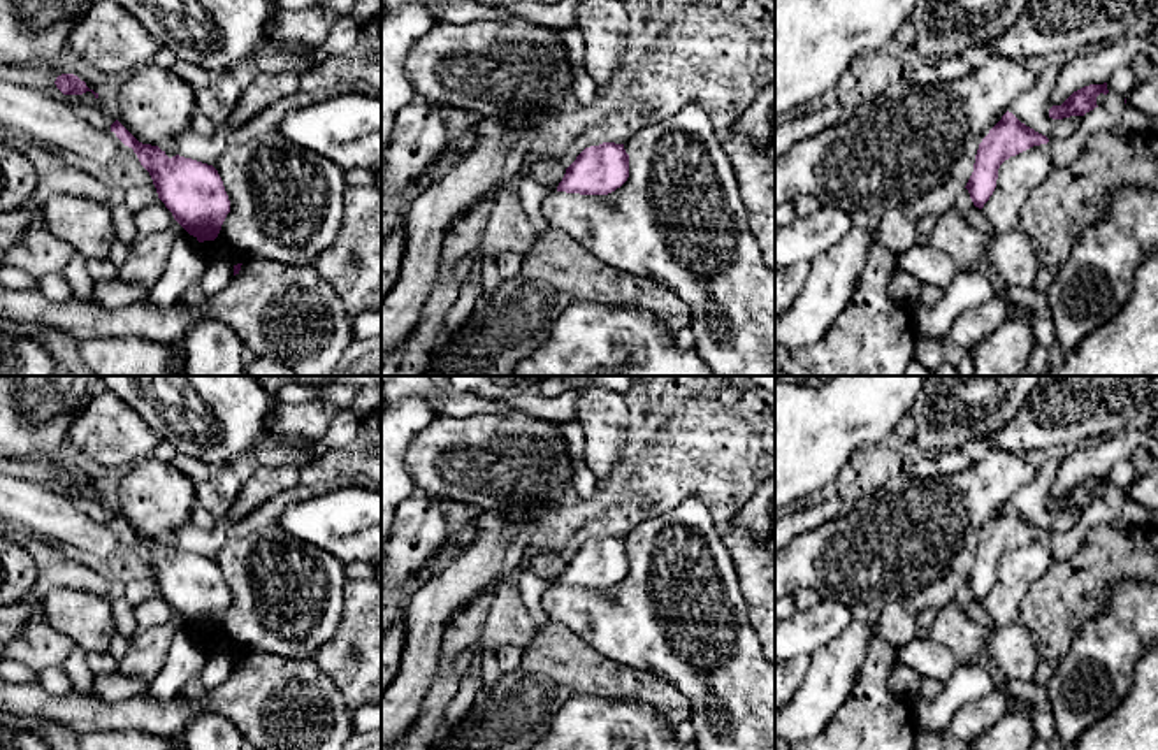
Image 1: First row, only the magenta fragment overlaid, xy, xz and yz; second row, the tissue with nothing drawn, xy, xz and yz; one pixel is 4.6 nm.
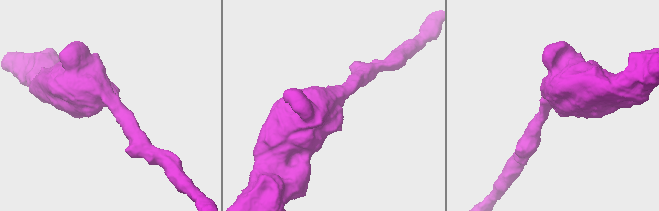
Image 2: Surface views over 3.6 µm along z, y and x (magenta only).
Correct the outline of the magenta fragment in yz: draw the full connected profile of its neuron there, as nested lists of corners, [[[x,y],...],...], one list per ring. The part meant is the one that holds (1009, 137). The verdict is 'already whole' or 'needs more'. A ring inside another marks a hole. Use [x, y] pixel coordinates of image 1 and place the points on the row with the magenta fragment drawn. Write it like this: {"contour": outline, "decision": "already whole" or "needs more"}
{"contour": [[[1007,111],[979,144],[973,172],[965,186],[973,206],[982,209],[989,200],[996,188],[998,169],[1005,160],[1047,142],[1046,135],[1026,126]]], "decision": "already whole"}

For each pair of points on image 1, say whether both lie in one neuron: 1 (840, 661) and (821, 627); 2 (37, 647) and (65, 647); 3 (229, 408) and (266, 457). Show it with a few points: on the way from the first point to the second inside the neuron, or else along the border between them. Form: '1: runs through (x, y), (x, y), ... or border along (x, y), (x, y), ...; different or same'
1: border along (854, 617), (835, 636), (809, 654); different
2: runs through (44, 647), (58, 647); same
3: border along (267, 436), (257, 452); different

